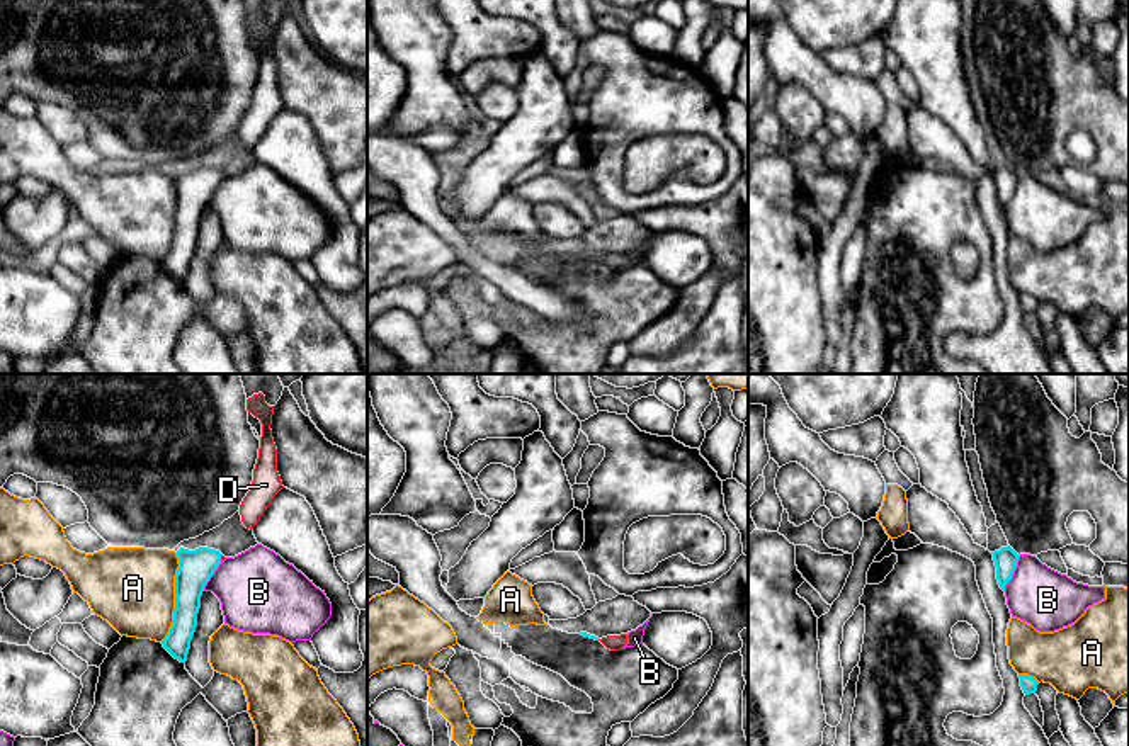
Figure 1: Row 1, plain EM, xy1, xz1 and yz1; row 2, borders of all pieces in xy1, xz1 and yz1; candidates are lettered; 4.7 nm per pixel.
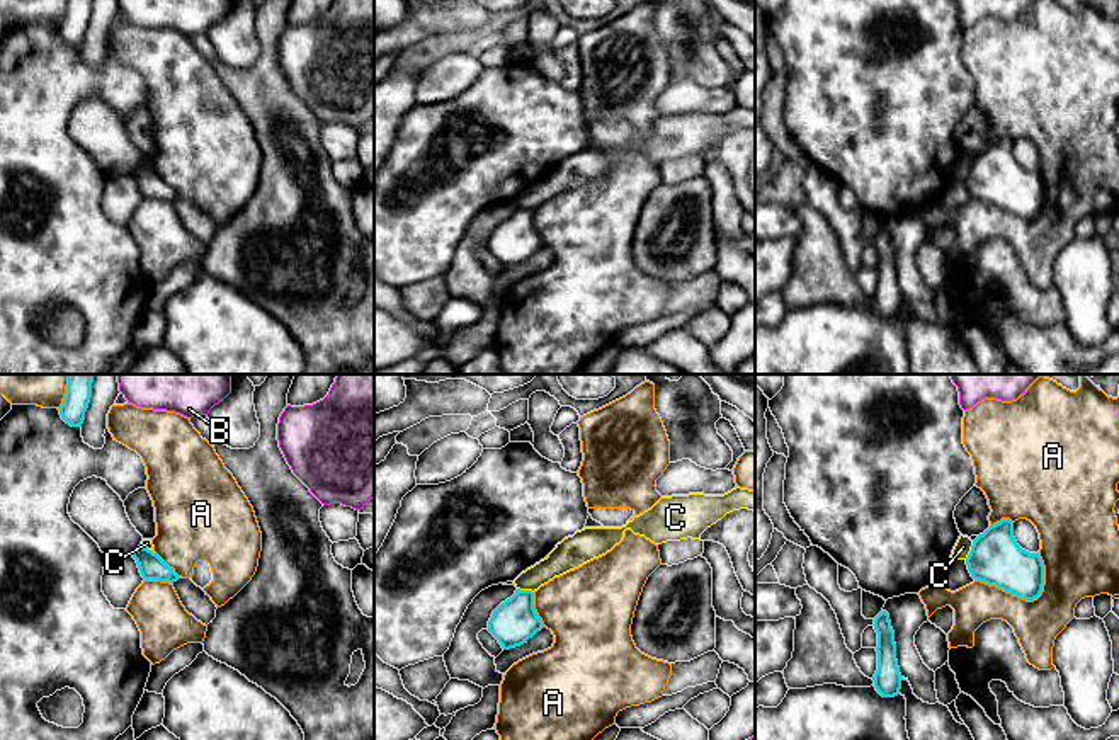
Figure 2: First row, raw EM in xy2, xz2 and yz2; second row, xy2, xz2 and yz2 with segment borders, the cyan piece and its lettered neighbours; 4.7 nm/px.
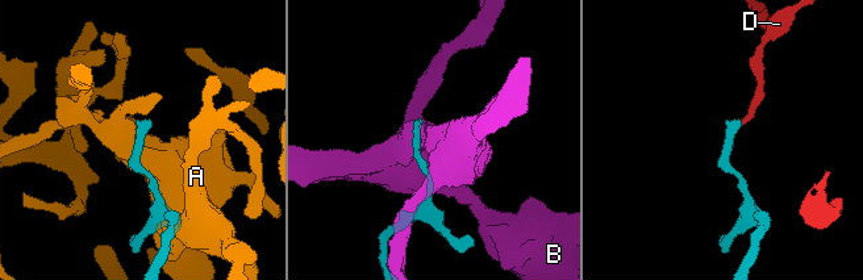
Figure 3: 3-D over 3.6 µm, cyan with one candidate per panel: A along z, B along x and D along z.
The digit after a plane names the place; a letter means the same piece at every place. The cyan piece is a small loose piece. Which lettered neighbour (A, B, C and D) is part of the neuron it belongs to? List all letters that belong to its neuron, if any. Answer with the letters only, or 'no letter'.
D

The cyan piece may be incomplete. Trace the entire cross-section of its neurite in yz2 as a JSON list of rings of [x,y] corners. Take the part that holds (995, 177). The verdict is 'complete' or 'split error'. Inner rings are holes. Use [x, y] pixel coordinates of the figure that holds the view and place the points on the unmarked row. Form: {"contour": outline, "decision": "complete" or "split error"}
{"contour": [[[1010,138],[990,145],[973,160],[966,184],[974,199],[1020,218],[1034,219],[1042,211],[1042,179],[1039,172],[1029,172],[1017,163]]], "decision": "complete"}

